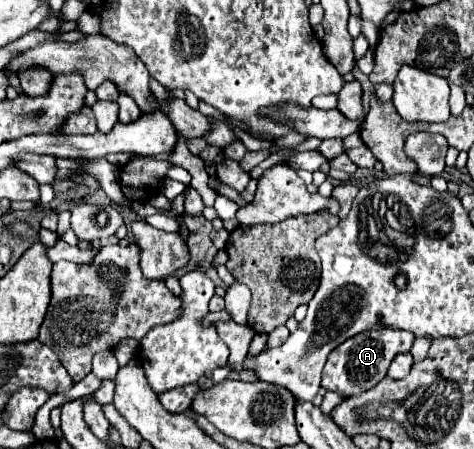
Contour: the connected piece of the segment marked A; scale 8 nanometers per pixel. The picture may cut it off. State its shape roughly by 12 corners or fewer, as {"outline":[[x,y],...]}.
{"outline":[[374,329],[328,355],[322,387],[360,395],[408,353],[414,335]]}

